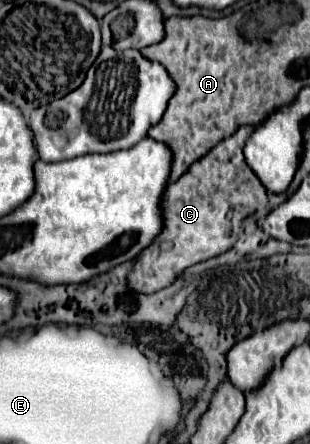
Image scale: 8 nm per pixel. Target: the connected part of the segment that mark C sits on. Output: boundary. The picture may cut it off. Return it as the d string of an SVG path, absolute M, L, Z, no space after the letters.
M241 126L233 136L219 142L207 156L199 158L189 170L163 194L163 230L147 250L139 252L131 274L127 274L127 286L139 294L151 294L167 288L185 268L219 256L229 250L241 234L243 220L259 210L267 202L267 190L245 164L243 146L255 126Z

